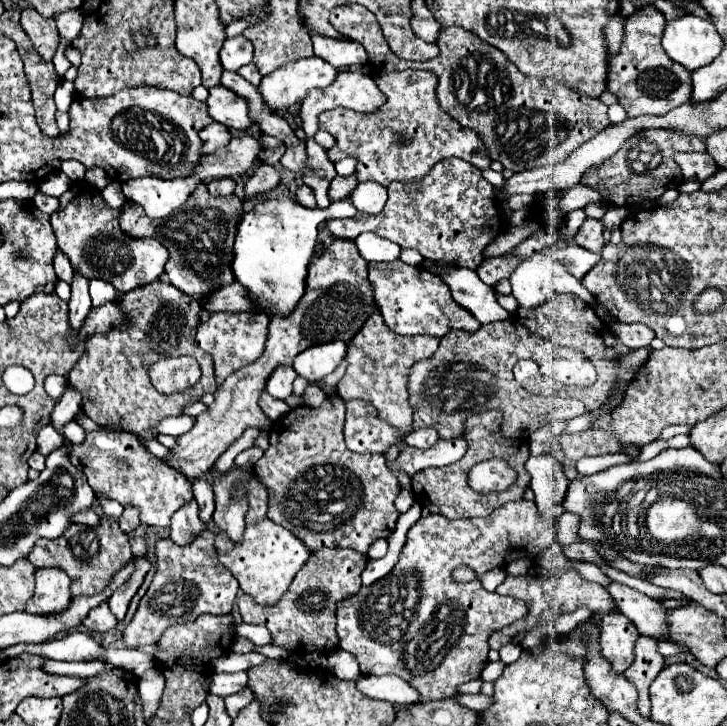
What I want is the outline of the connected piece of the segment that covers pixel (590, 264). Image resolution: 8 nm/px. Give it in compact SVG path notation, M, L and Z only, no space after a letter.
M570 242L570 244L560 246L558 260L566 266L566 270L572 276L576 276L580 280L588 270L592 270L600 262L600 254L594 254L594 252L586 250L586 248L580 248L578 244Z

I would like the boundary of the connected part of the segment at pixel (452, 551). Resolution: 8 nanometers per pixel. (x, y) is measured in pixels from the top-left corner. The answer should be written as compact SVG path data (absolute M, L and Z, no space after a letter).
M530 500L508 502L494 510L484 518L460 518L448 520L440 514L430 514L428 518L420 518L414 528L410 528L406 544L400 552L400 560L382 580L362 586L356 596L342 600L338 604L338 638L340 648L350 652L364 676L378 674L396 674L412 684L412 688L420 694L420 704L442 700L458 694L458 686L470 680L480 678L482 668L488 664L488 638L494 630L508 626L528 614L528 606L512 596L502 596L496 592L484 590L480 580L472 580L466 584L458 584L452 580L452 570L458 564L468 564L476 568L478 574L484 574L492 568L504 566L516 558L536 558L548 544L552 542L550 532L540 516L538 508Z

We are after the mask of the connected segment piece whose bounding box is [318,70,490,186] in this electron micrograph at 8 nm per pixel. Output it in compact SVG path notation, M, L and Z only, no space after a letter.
M404 70L404 72L380 72L374 74L376 76L376 84L382 90L382 94L386 96L386 104L370 114L362 114L362 112L354 112L354 110L346 110L346 108L336 108L336 110L328 110L322 112L318 116L318 126L320 130L330 132L336 138L336 146L328 150L328 158L332 162L338 162L346 156L358 156L358 180L366 182L366 180L374 180L382 186L388 186L390 182L404 182L404 184L412 184L416 180L422 180L426 176L426 172L430 172L430 168L450 156L458 156L470 164L474 164L480 170L488 170L490 168L490 156L486 154L486 148L482 144L482 140L478 138L478 134L470 128L460 126L456 120L452 120L446 112L442 112L438 108L436 102L436 86L438 86L438 76L434 72L428 70Z

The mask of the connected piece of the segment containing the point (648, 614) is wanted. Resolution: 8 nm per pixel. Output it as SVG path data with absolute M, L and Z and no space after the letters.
M610 582L606 586L606 590L618 604L620 612L636 624L636 628L642 636L650 636L650 638L658 640L658 636L654 636L654 632L662 630L662 612L666 612L666 610L660 608L660 604L656 600L652 600L646 594L630 588L630 586L624 586L620 582Z

